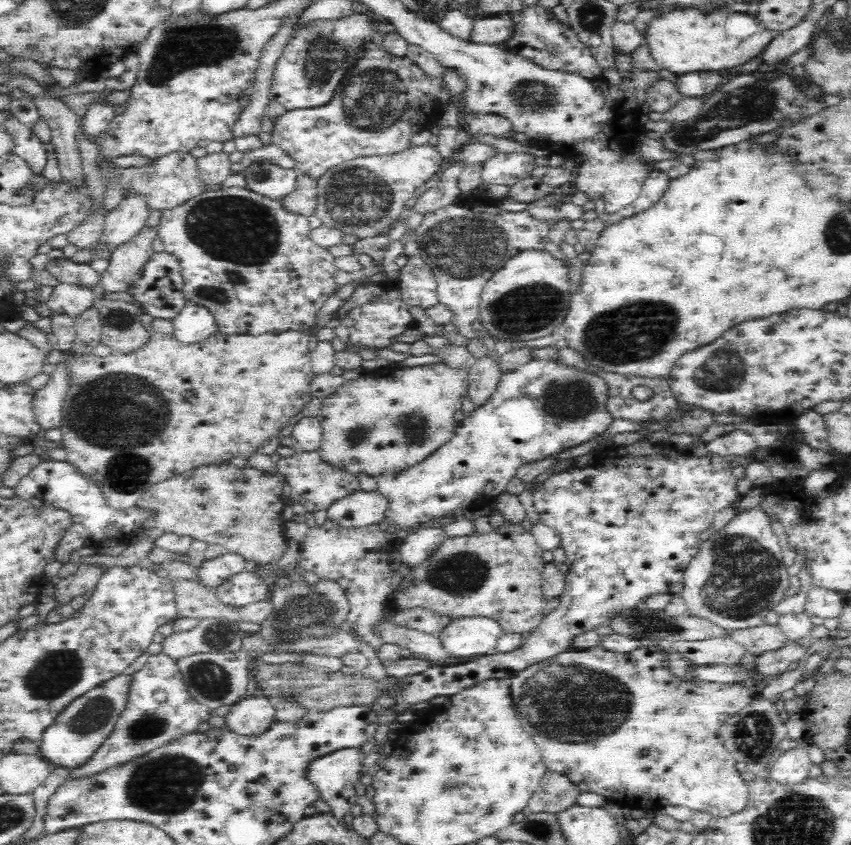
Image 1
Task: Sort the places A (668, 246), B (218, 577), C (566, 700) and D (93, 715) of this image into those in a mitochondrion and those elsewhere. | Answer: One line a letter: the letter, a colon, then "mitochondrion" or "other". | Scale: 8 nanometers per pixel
A: other
B: other
C: mitochondrion
D: mitochondrion

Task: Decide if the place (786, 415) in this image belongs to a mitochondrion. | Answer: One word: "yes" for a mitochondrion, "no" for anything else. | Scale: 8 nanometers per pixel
no

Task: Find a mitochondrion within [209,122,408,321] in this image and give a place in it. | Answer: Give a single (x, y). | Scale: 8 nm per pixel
(355, 197)

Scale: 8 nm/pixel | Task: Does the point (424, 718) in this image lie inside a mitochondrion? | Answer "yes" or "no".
no

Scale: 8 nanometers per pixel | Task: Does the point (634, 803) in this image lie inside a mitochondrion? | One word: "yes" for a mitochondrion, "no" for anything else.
no

